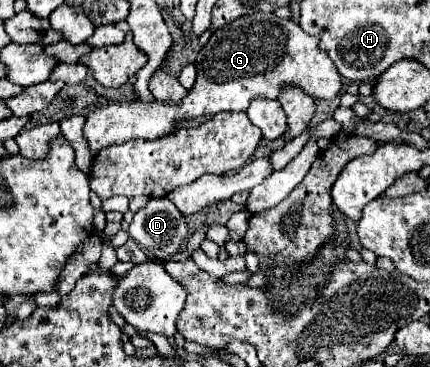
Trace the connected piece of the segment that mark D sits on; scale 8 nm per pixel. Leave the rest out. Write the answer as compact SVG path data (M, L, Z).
M149 199L149 203L133 215L129 237L141 249L161 249L175 255L187 239L187 223L181 211L167 199Z

